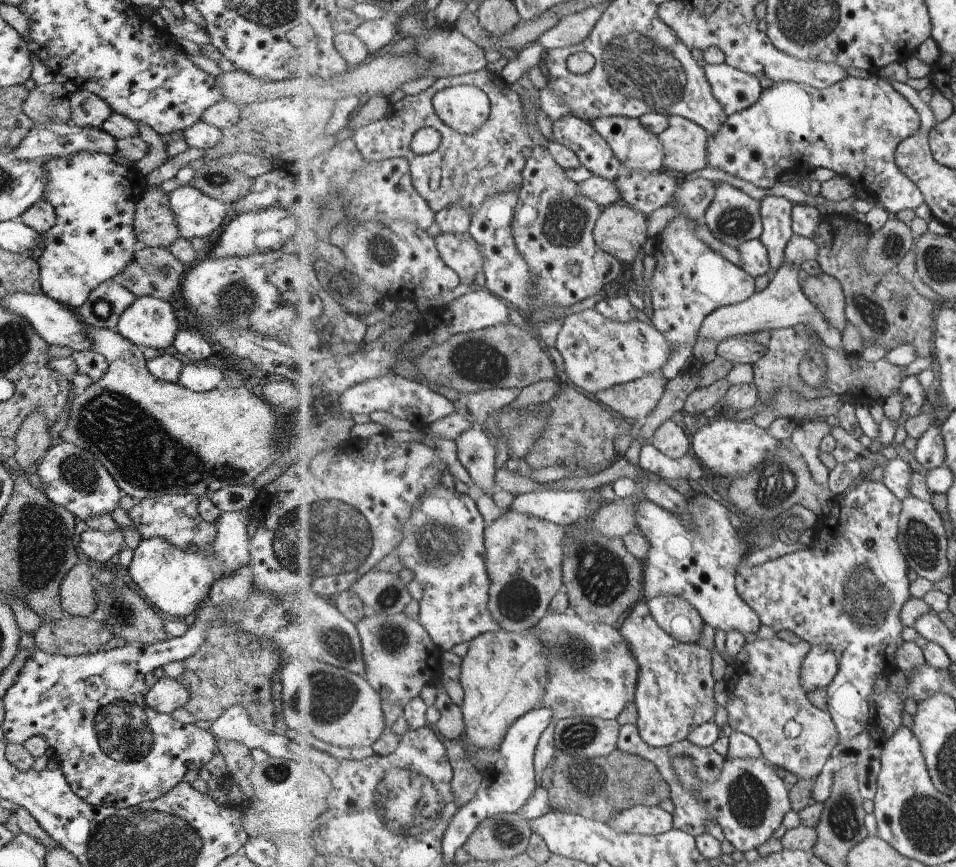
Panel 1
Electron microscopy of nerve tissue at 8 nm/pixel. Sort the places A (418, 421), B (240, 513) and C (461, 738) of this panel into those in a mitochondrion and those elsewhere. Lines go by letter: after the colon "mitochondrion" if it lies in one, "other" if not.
A: other
B: other
C: other

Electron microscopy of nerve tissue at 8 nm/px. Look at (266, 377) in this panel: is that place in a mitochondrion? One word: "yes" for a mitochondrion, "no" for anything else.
no

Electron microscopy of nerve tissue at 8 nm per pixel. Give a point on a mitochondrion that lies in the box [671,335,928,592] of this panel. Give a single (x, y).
(768, 503)

